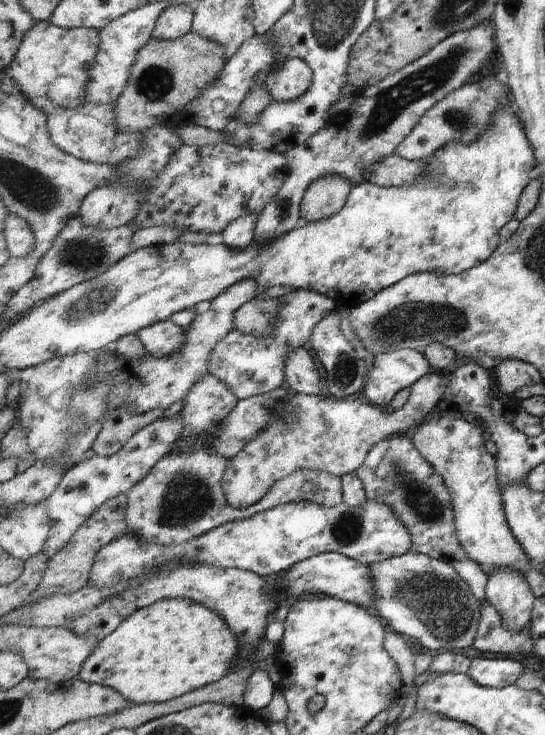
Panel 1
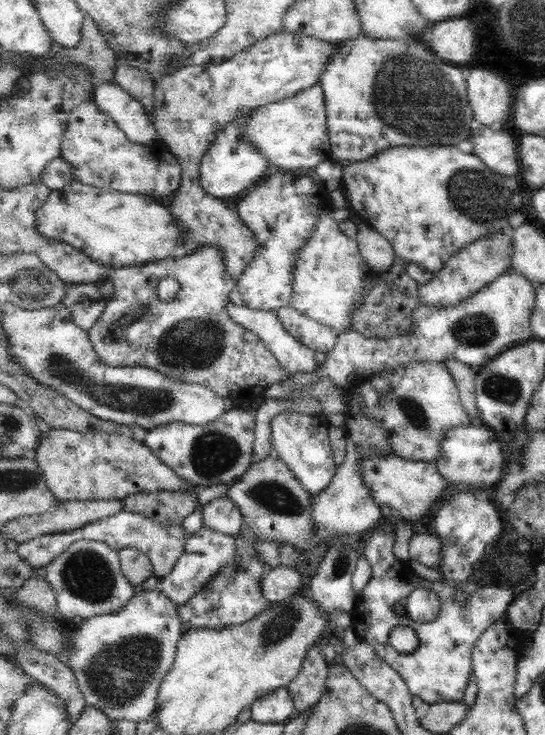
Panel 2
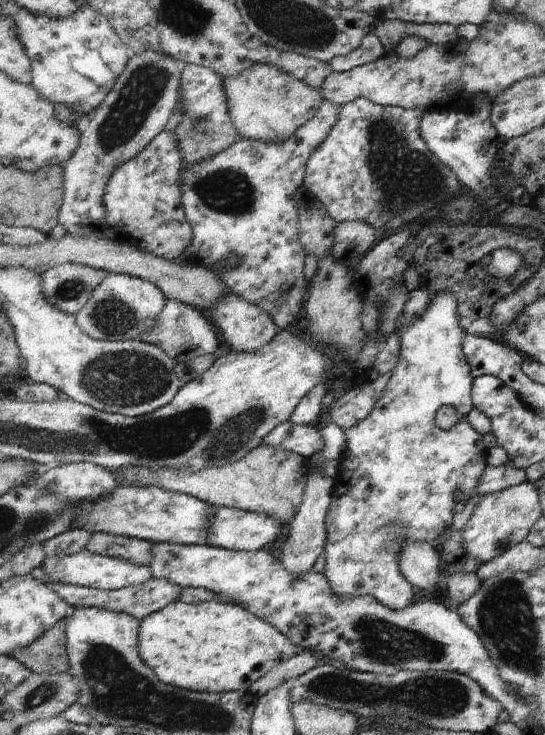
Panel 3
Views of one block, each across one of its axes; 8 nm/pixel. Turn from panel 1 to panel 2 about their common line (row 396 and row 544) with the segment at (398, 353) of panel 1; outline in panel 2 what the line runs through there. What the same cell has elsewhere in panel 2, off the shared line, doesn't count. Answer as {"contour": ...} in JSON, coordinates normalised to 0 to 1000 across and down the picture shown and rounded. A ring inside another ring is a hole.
{"contour":[[[706,707],[697,717],[681,727],[672,728],[666,739],[666,755],[679,766],[683,773],[683,785],[657,811],[655,824],[650,827],[648,856],[655,861],[659,871],[673,873],[688,880],[690,887],[699,895],[706,897],[749,929],[750,939],[758,941],[758,947],[769,948],[787,961],[800,956],[817,955],[851,955],[853,937],[870,921],[870,909],[866,902],[866,890],[872,878],[881,872],[883,865],[919,839],[932,835],[934,823],[943,818],[941,803],[932,797],[886,797],[873,800],[872,805],[861,807],[853,824],[846,826],[839,822],[833,811],[833,800],[811,790],[776,789],[754,776],[750,765],[736,765],[725,759],[721,754],[721,737],[725,737],[725,713],[721,709]],[[780,800],[791,803],[809,815],[809,830],[798,846],[783,846],[783,849],[761,846],[747,835],[732,837],[725,824],[736,820],[743,824],[743,818],[750,815],[752,808],[761,801]],[[732,850],[750,852],[765,859],[769,864],[771,878],[761,887],[750,890],[736,890],[714,876],[714,864]]]}

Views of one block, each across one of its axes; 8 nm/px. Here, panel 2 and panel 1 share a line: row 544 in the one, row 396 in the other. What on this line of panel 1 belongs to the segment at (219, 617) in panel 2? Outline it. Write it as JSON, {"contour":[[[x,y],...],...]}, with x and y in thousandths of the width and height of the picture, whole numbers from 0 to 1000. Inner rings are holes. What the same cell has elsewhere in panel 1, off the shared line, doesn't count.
{"contour":[[[545,393],[516,404],[517,420],[503,454],[486,459],[446,454],[428,448],[389,479],[385,507],[411,520],[439,544],[497,533],[525,524],[528,482],[545,471],[561,471],[582,441],[620,419],[615,407],[572,395]]]}

